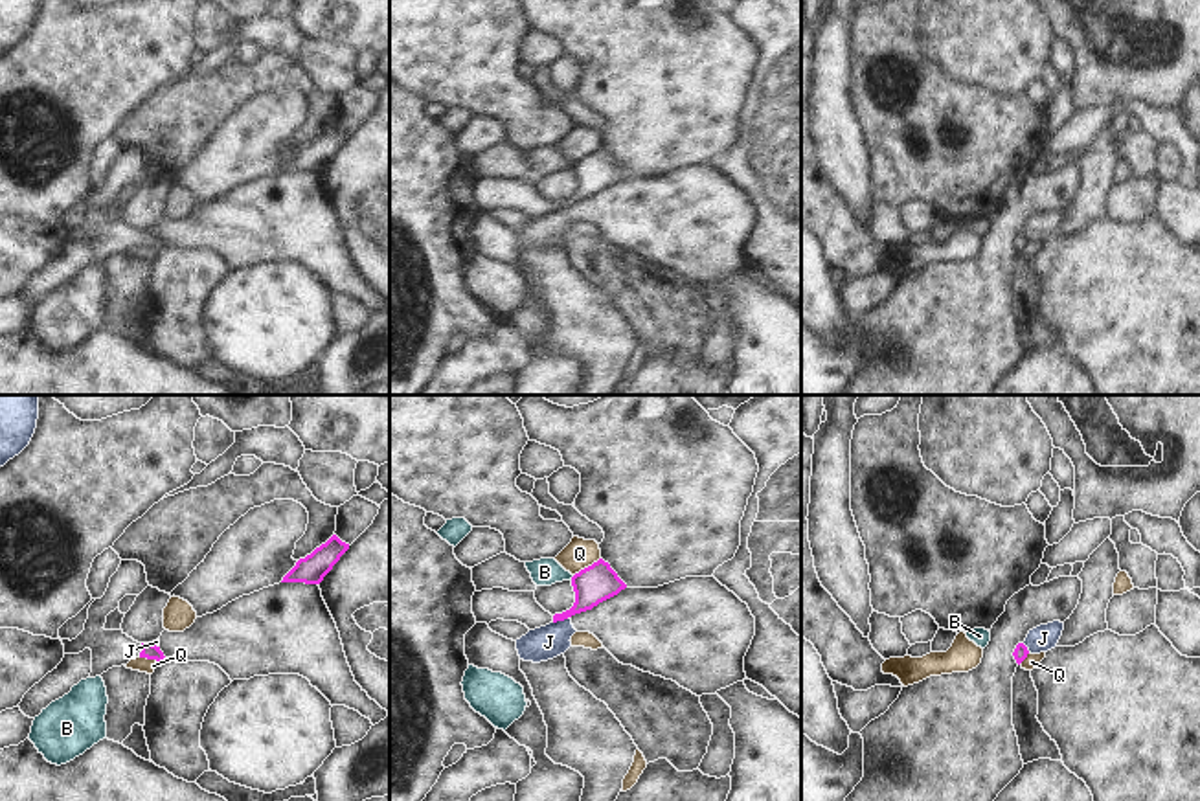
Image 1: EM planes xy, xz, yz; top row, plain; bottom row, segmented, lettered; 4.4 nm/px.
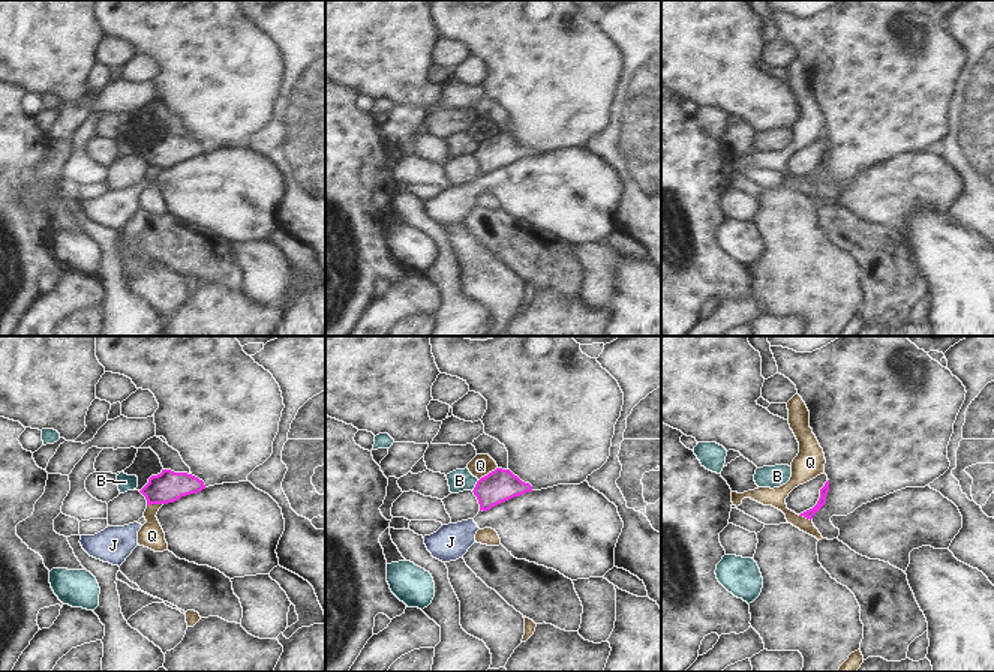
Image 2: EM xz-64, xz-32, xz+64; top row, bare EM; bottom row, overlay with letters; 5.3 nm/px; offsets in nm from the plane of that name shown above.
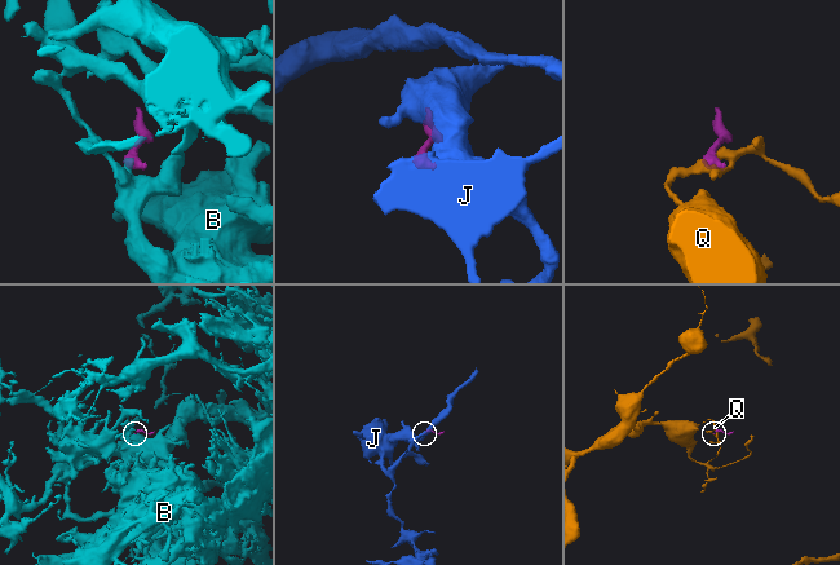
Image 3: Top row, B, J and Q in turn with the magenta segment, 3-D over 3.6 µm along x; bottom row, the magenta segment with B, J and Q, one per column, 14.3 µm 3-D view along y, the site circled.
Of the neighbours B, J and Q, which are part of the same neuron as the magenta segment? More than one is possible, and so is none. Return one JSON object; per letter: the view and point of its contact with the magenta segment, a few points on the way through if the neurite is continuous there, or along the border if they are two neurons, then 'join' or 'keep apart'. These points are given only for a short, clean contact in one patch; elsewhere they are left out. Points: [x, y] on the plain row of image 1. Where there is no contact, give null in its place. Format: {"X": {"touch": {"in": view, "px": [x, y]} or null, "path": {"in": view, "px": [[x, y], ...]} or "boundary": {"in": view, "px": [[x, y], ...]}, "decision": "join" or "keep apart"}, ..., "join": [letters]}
{"B": {"touch": {"in": "xz", "px": [572, 166]}, "boundary": {"in": "xz", "px": [[574, 164], [570, 168]]}, "decision": "keep apart"}, "J": {"touch": {"in": "xz", "px": [561, 208]}, "boundary": {"in": "xz", "px": [[568, 204], [554, 212]]}, "decision": "keep apart"}, "Q": {"touch": {"in": "xz", "px": [588, 155]}, "boundary": {"in": "xz", "px": [[600, 146], [574, 164]]}, "decision": "keep apart"}, "join": []}

